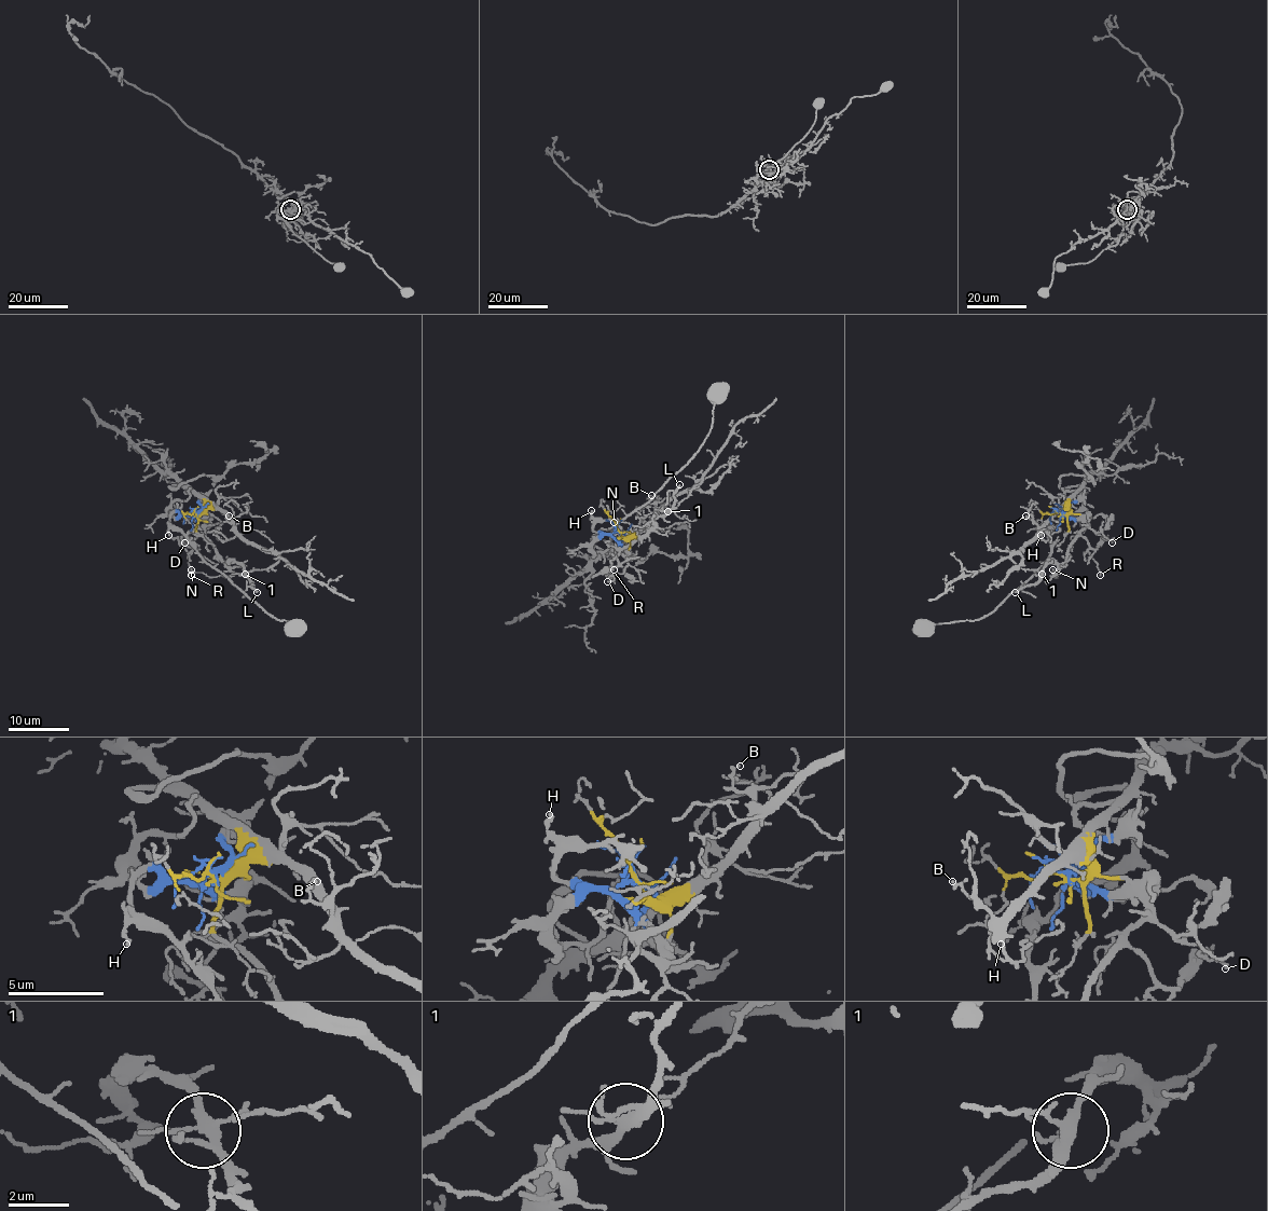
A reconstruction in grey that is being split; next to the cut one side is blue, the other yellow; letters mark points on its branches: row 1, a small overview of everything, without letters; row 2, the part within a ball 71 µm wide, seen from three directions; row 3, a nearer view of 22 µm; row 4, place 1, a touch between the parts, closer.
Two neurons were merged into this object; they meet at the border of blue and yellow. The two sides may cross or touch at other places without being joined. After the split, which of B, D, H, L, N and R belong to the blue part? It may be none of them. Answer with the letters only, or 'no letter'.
D, H, L, N, R

